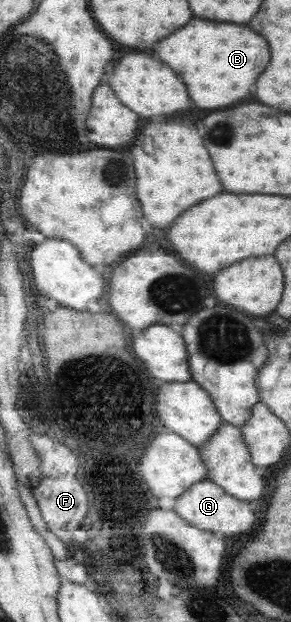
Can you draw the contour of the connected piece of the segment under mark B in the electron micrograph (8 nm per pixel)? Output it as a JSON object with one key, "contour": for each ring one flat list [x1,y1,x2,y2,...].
{"contour":[[194,18,190,26,174,32,170,38,164,38,154,46,154,52,186,78,186,86,190,86,190,94,194,94,194,104,198,108,224,108,240,102,250,94,252,84,270,62,266,40,250,28,200,18]]}

